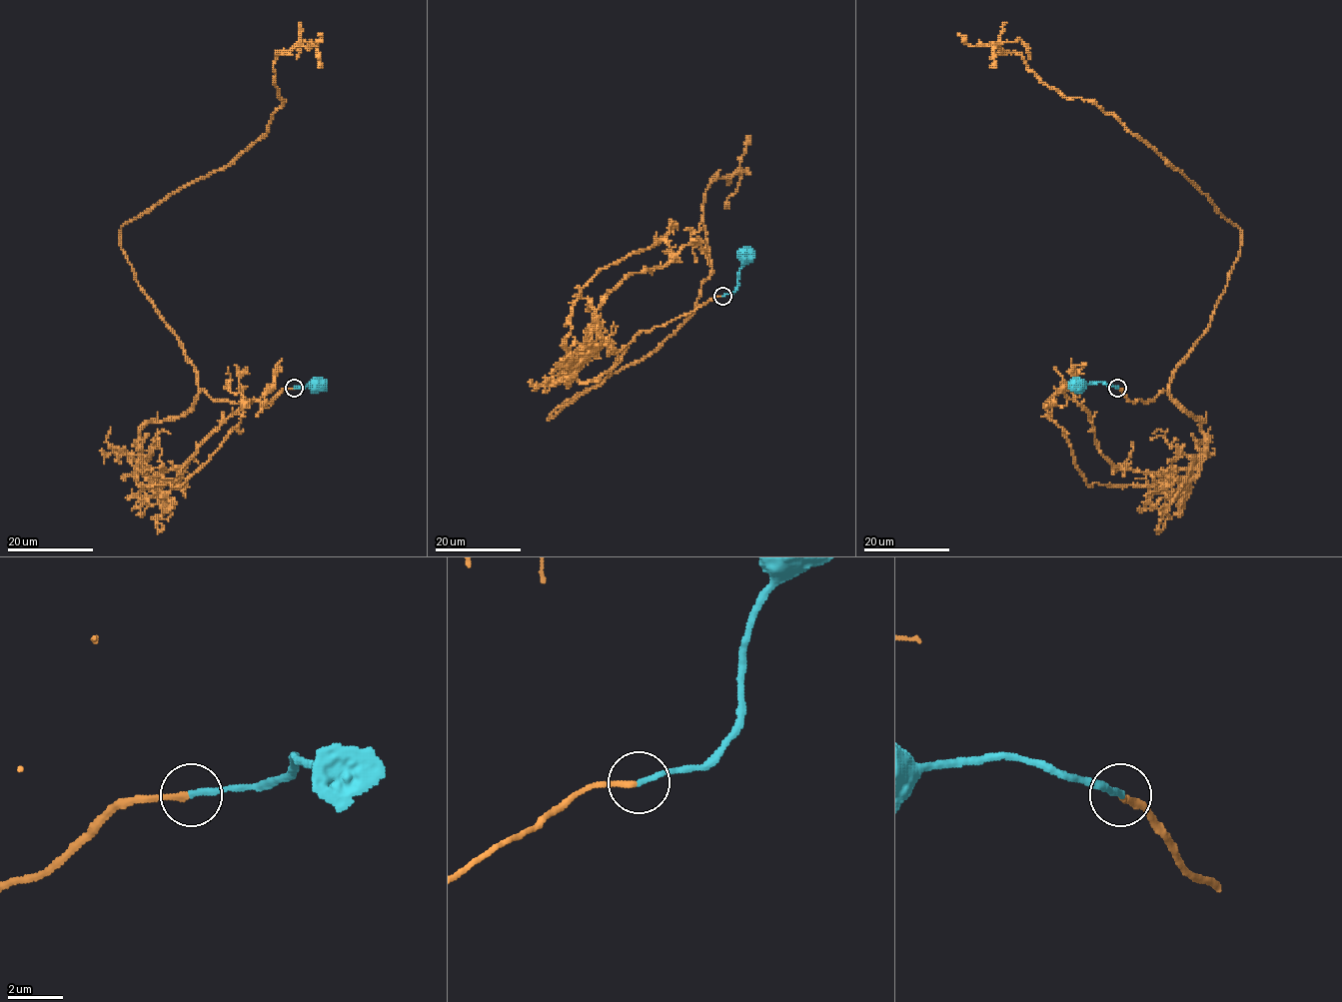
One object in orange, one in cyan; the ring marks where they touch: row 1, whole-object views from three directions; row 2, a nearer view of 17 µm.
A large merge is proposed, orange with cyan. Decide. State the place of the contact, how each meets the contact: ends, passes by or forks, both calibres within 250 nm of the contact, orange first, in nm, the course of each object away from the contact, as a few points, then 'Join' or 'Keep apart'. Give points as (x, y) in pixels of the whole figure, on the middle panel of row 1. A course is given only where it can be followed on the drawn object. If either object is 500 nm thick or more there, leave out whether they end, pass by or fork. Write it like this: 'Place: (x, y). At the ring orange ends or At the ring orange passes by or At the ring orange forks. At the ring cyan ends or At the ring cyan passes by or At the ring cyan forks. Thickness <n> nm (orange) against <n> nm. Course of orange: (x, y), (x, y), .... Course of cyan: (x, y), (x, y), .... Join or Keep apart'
Place: (722, 296). At the ring orange ends. At the ring cyan ends. Thickness 240 nm (orange) against 200 nm. Course of orange: (721, 296), (641, 331), (549, 420), (693, 310), (711, 273), (704, 191), (737, 173), (723, 209). Course of cyan: (721, 296), (730, 295), (736, 287), (741, 257), (745, 255). Join

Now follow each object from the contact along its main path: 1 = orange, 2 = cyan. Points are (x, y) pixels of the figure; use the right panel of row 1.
1: (1117, 388), (1132, 403), (1169, 388), (1208, 327), (1241, 232), (1113, 115), (994, 46), (1019, 39), (1030, 59)
2: (1117, 388), (1095, 383), (1077, 385)

